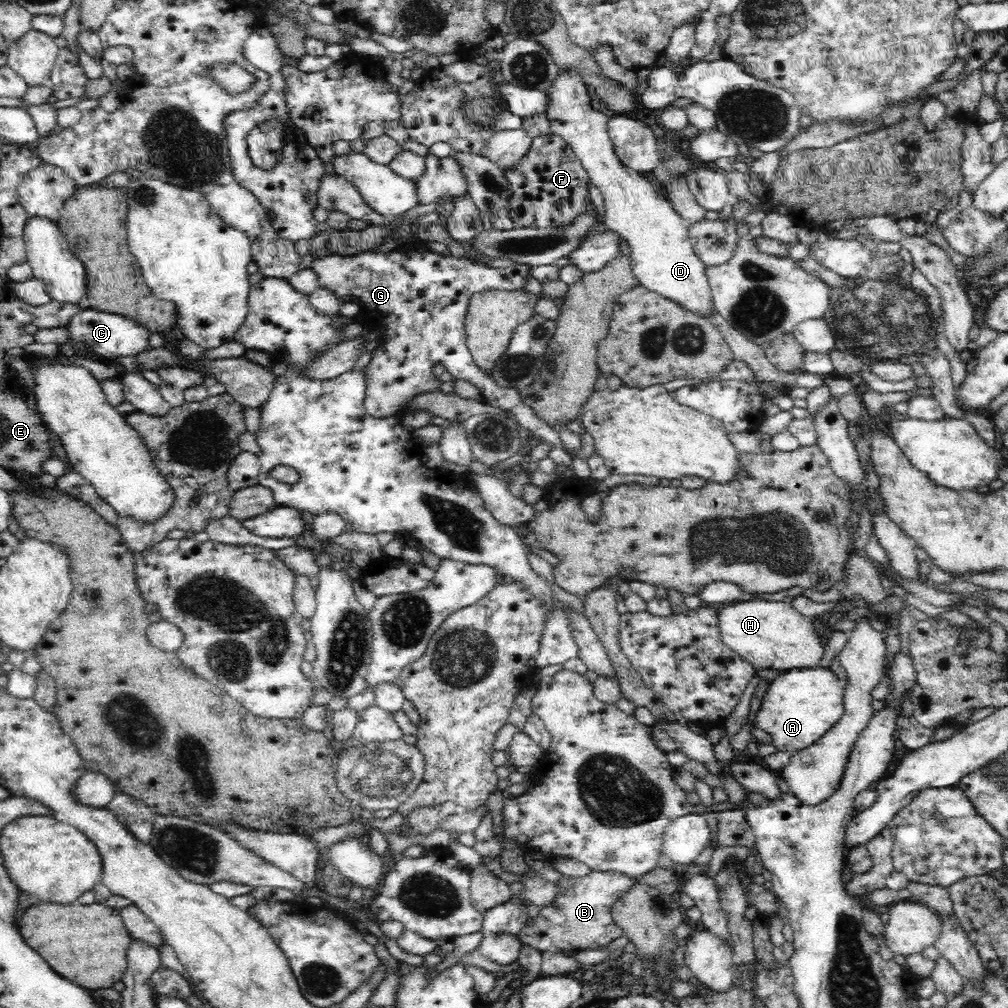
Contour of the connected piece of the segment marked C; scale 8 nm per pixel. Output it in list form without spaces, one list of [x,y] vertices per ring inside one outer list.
[[[84,307],[71,318],[66,327],[72,342],[88,350],[90,355],[100,359],[114,360],[120,356],[136,357],[140,352],[150,348],[148,345],[150,329],[146,329],[135,320],[122,315]]]

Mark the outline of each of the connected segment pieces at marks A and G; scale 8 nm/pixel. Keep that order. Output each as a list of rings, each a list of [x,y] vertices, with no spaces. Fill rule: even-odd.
[[[816,665],[780,672],[767,688],[755,724],[770,734],[778,752],[792,754],[809,748],[840,720],[844,712],[844,686],[845,681],[828,667]]]
[[[412,238],[409,243],[402,244],[394,251],[387,253],[377,249],[362,251],[355,256],[328,254],[328,256],[318,256],[318,259],[311,264],[310,268],[317,273],[320,287],[334,292],[338,298],[346,296],[349,300],[360,304],[361,314],[363,314],[361,322],[366,330],[368,328],[383,329],[380,337],[377,338],[381,345],[372,350],[371,361],[362,370],[366,379],[363,405],[368,417],[373,421],[385,421],[398,417],[400,409],[406,406],[406,402],[410,402],[416,394],[424,392],[424,382],[428,380],[430,370],[440,366],[443,370],[450,372],[454,380],[468,380],[476,385],[483,401],[493,406],[494,410],[502,408],[510,412],[525,433],[530,432],[554,447],[565,450],[562,440],[558,437],[559,431],[546,425],[546,421],[540,419],[534,409],[524,404],[518,390],[500,386],[490,374],[478,368],[465,343],[464,322],[472,294],[482,290],[520,290],[527,282],[528,275],[532,275],[530,273],[532,266],[515,263],[513,268],[492,268],[465,256],[456,257],[451,254],[436,253],[428,249],[426,243]]]

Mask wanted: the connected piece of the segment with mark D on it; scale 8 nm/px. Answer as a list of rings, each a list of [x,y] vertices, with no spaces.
[[[566,69],[560,71],[554,84],[546,90],[546,93],[548,93],[548,106],[546,106],[545,115],[550,120],[551,131],[572,147],[574,154],[587,170],[589,180],[600,189],[605,202],[606,228],[617,232],[630,245],[631,268],[637,280],[650,292],[673,300],[686,310],[708,319],[708,316],[715,310],[712,291],[710,291],[705,272],[708,267],[693,249],[690,237],[688,237],[686,221],[673,209],[671,201],[656,189],[656,183],[653,180],[648,181],[642,173],[637,173],[620,162],[607,132],[609,118],[592,107],[592,92],[580,77],[580,73],[576,70],[566,71]]]

